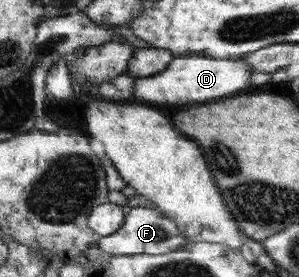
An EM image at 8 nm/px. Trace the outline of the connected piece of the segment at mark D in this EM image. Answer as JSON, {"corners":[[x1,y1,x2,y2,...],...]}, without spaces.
{"corners":[[201,53,176,56,168,67,159,74,141,77,136,80,133,96,137,100,147,102,167,102,167,104,199,104,209,103,239,94,249,88,249,76,254,70,242,59,209,58]]}

